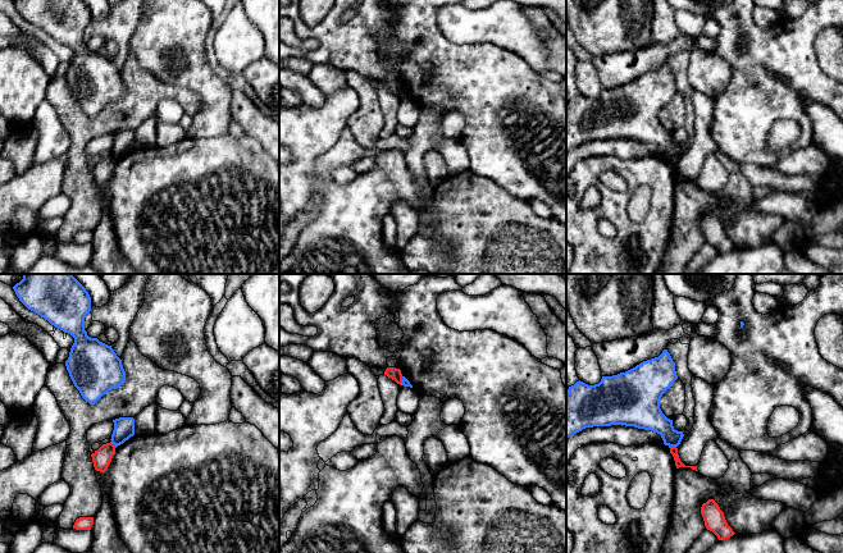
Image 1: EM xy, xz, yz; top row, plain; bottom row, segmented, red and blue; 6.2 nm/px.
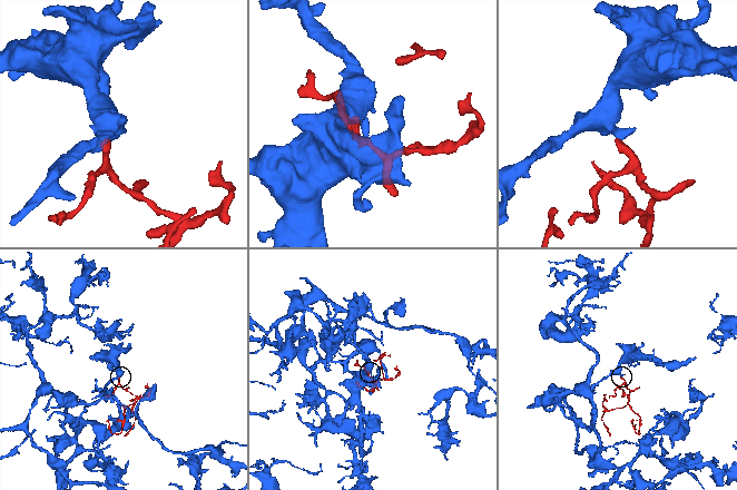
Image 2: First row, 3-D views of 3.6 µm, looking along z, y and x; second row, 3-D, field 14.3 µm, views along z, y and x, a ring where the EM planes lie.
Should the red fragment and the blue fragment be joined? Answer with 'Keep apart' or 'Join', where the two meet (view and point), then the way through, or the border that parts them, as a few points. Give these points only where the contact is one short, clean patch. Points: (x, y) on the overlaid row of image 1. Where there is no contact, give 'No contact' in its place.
Keep apart. Touches red at yz (673, 447). Boundary: yz (669, 446), (675, 447)

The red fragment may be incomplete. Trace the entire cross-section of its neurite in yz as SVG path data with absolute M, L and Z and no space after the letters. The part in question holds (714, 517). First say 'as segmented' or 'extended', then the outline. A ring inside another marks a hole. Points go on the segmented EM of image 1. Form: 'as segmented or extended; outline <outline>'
as segmented; outline M708 499L701 507L701 515L707 530L712 531L719 540L725 540L733 536L735 533L728 525L724 512L714 499Z

